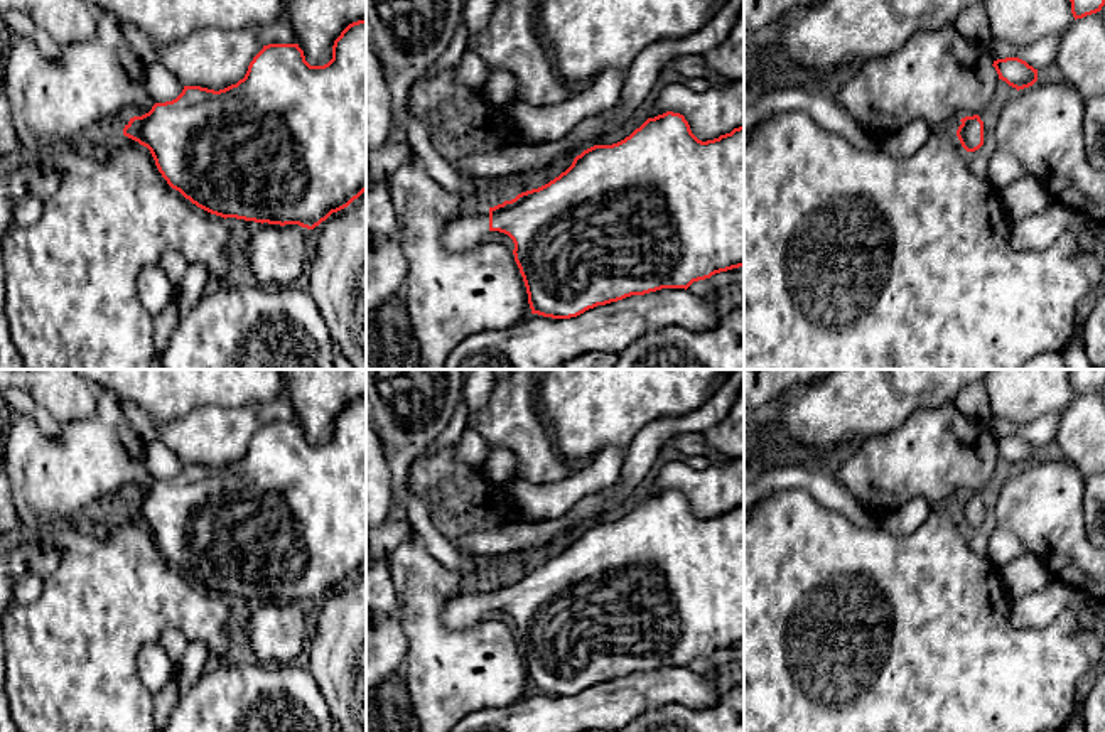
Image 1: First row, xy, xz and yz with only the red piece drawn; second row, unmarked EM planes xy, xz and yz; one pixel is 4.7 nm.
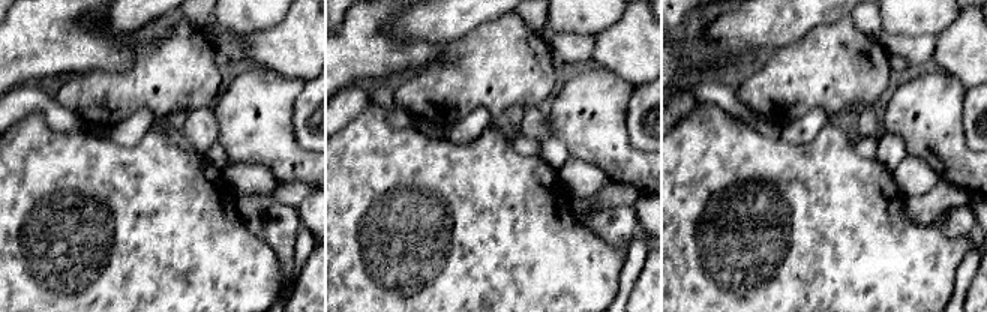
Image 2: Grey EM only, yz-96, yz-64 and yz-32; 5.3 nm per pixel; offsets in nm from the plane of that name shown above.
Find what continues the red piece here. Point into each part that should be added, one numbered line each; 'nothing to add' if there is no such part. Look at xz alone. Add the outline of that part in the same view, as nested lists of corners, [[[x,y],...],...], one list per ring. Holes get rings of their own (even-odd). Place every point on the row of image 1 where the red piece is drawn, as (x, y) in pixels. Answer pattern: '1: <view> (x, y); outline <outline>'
1: xz (466, 231); outline [[[477,207],[469,214],[450,221],[442,234],[442,243],[452,251],[466,251],[482,245],[489,233],[489,207]]]

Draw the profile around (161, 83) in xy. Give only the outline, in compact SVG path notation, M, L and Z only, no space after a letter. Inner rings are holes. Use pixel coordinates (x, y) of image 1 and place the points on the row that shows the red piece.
M154 62L147 66L145 89L155 103L165 103L175 100L184 84L165 66Z

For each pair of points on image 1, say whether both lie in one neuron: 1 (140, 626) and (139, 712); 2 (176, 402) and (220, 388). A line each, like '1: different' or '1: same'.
1: same
2: same

